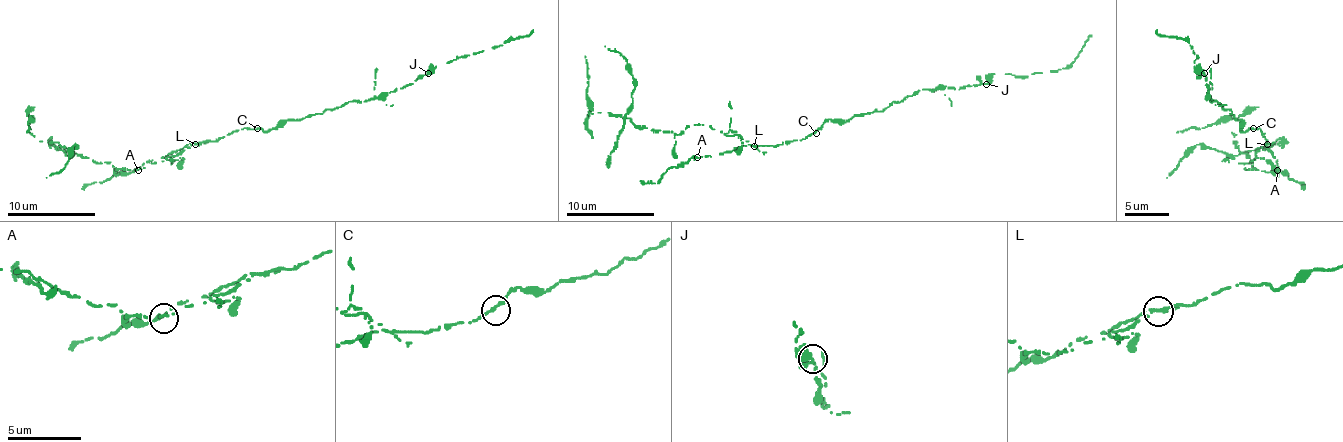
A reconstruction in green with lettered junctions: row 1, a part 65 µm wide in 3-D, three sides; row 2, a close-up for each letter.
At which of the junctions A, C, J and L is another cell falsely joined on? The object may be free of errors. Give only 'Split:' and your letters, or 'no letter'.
Split: L

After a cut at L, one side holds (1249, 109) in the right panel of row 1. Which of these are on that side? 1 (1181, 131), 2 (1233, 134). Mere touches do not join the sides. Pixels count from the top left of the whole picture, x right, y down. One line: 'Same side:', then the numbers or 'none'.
Same side: 1, 2

